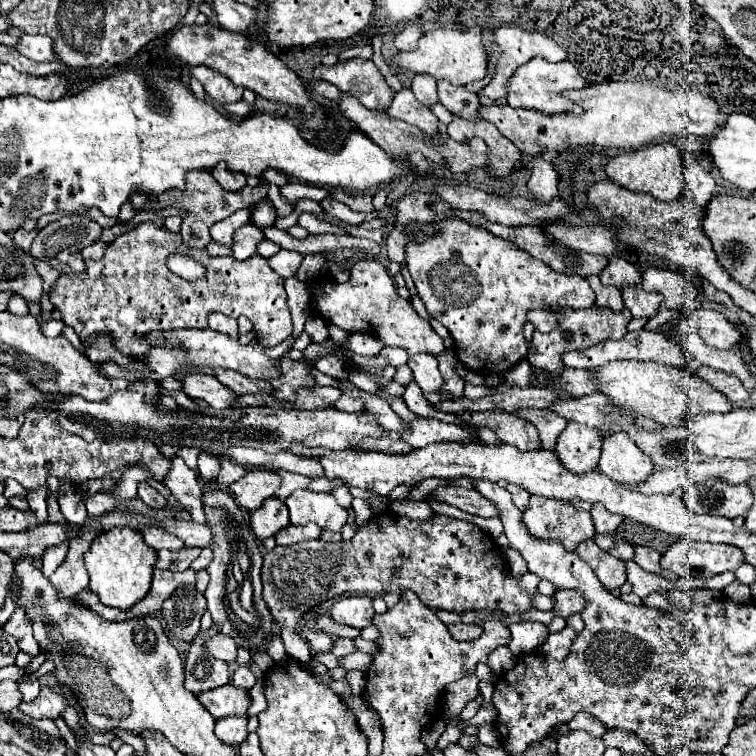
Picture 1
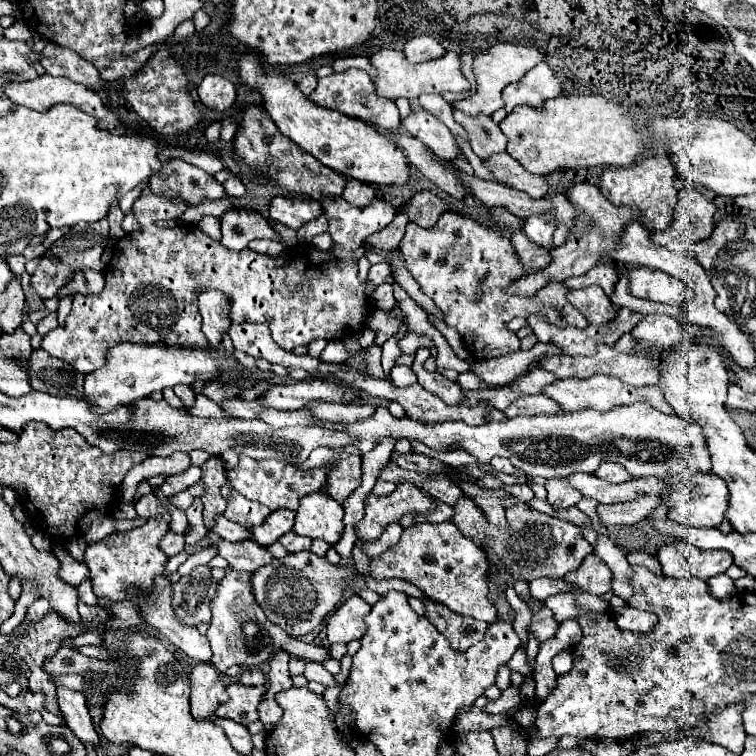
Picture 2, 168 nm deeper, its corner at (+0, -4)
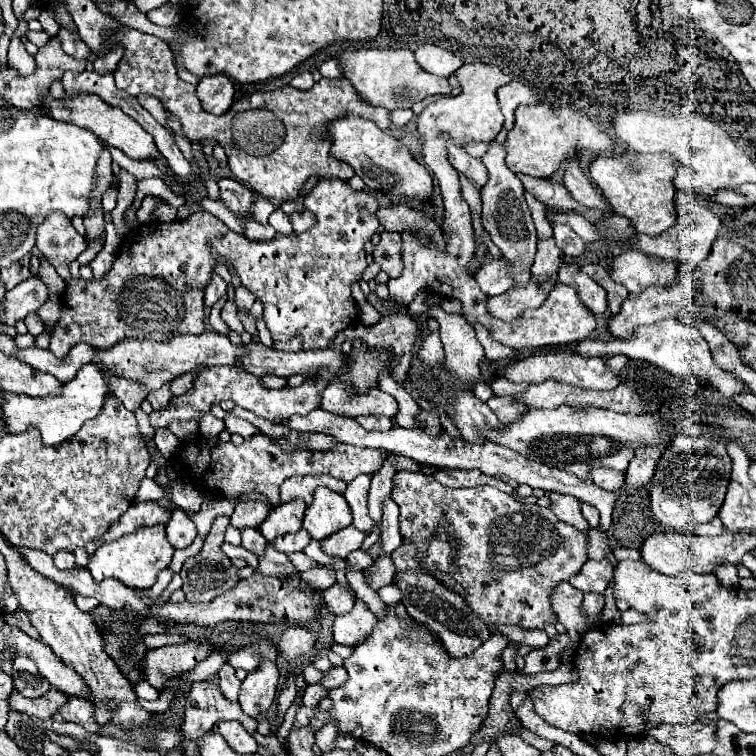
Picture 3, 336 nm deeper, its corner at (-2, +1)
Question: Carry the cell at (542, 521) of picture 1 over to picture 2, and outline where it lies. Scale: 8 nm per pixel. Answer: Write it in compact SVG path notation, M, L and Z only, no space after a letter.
M466 495L460 497L460 499L456 501L456 505L454 505L452 523L464 533L464 537L476 541L478 547L482 547L482 549L484 549L484 547L490 547L490 551L492 551L494 555L498 555L498 557L500 557L500 563L504 565L504 567L494 565L494 567L498 569L496 577L492 577L492 575L488 573L488 587L490 587L490 601L492 601L492 603L494 603L498 597L504 597L506 587L512 585L514 581L520 581L520 579L522 579L522 581L530 583L532 579L538 579L538 577L564 577L566 573L578 569L578 565L584 561L584 557L592 553L592 545L582 537L582 529L580 529L578 525L574 525L574 523L570 523L570 521L566 521L566 519L558 519L558 517L550 517L550 515L546 515L546 513L540 513L540 511L528 507L526 503L518 503L518 505L506 507L506 521L508 521L506 527L492 525L492 523L488 521L488 517L484 515L484 511L482 511L470 497L466 497Z

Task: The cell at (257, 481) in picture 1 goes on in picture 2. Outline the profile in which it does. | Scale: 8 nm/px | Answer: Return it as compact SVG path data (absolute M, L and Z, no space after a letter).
M232 491L232 499L228 501L228 507L224 511L224 515L230 521L234 521L234 523L238 523L238 525L242 525L246 529L252 529L254 525L262 525L262 521L270 513L272 511L266 505L256 503L256 501L248 501L238 491Z

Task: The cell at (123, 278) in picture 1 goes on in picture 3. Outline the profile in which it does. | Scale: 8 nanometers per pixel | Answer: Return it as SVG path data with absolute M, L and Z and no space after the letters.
M322 178L318 180L318 184L308 192L308 196L304 198L304 206L306 210L314 212L316 218L318 218L318 224L314 228L310 228L308 232L304 234L290 234L290 236L276 236L274 242L250 242L246 236L236 236L236 232L232 232L230 228L224 228L224 222L216 220L216 216L204 212L204 210L198 210L196 214L192 214L188 220L176 220L176 222L170 222L170 224L162 224L162 222L148 222L146 226L136 226L132 228L124 238L122 238L122 244L120 244L120 254L118 258L114 260L112 264L112 272L108 272L100 282L94 282L94 280L74 280L69 272L70 263L77 259L77 257L86 250L87 242L86 239L81 236L73 227L71 220L63 214L50 214L48 218L44 219L44 222L38 226L38 232L36 232L36 248L47 258L50 264L55 268L58 275L66 283L67 292L65 296L61 296L60 299L62 304L62 316L60 316L60 322L54 326L52 330L52 338L50 338L50 346L48 350L56 356L56 358L64 358L72 346L80 344L80 342L86 342L90 344L92 348L96 350L108 350L112 346L116 346L118 342L122 342L124 338L138 338L138 340L156 340L156 342L164 342L164 340L170 340L172 336L178 336L178 334L202 334L204 332L204 306L202 306L202 296L204 296L204 288L206 288L206 282L212 280L212 274L214 274L214 266L218 264L218 260L212 256L212 250L218 252L222 258L226 258L234 272L238 274L242 286L260 298L262 306L264 306L264 322L272 334L272 340L278 342L288 342L296 336L300 336L304 340L304 350L316 350L316 348L328 348L330 346L330 340L344 328L348 328L350 324L354 324L358 320L358 306L352 298L352 284L358 282L362 278L362 272L366 270L366 252L364 252L364 242L372 238L372 234L376 232L376 228L380 226L380 222L376 220L376 210L378 210L378 200L374 194L370 192L356 192L352 190L346 182L342 180L334 180L334 178Z

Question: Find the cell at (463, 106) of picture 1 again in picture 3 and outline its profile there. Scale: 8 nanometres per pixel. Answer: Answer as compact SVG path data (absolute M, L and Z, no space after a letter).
M496 140L488 142L488 152L480 158L482 164L488 170L488 182L482 188L482 224L488 230L492 242L500 248L502 256L512 260L512 268L516 268L516 272L512 272L514 276L514 284L526 284L530 278L530 266L536 254L536 228L530 216L530 208L524 200L524 186L520 182L520 178L508 170L506 162L506 148L504 144L498 144Z

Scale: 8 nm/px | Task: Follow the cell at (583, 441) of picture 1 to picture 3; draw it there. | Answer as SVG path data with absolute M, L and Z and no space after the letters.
M548 492L546 494L550 498L550 508L552 512L566 524L572 524L578 530L588 530L588 522L584 520L582 512L580 512L580 502L574 496L562 494L562 492Z

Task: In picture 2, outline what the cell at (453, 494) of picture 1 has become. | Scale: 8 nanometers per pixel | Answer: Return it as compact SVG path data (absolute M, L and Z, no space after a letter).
M400 483L394 493L382 497L368 493L364 505L364 519L356 525L356 537L374 541L382 535L388 523L398 521L406 513L428 513L434 509L434 497L416 489L412 483Z

